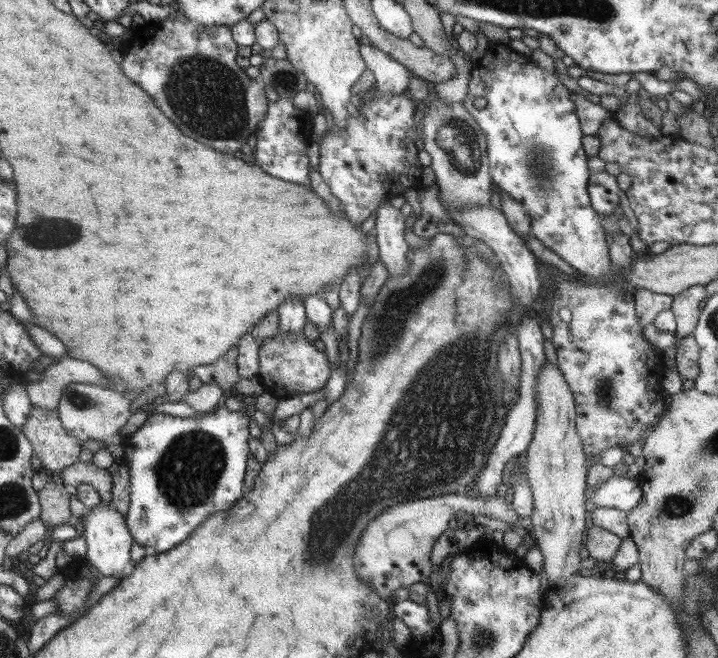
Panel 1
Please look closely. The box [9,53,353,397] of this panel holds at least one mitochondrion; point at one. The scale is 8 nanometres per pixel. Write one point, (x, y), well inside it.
(46, 233)

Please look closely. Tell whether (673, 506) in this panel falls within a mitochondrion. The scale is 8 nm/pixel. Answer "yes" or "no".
yes

